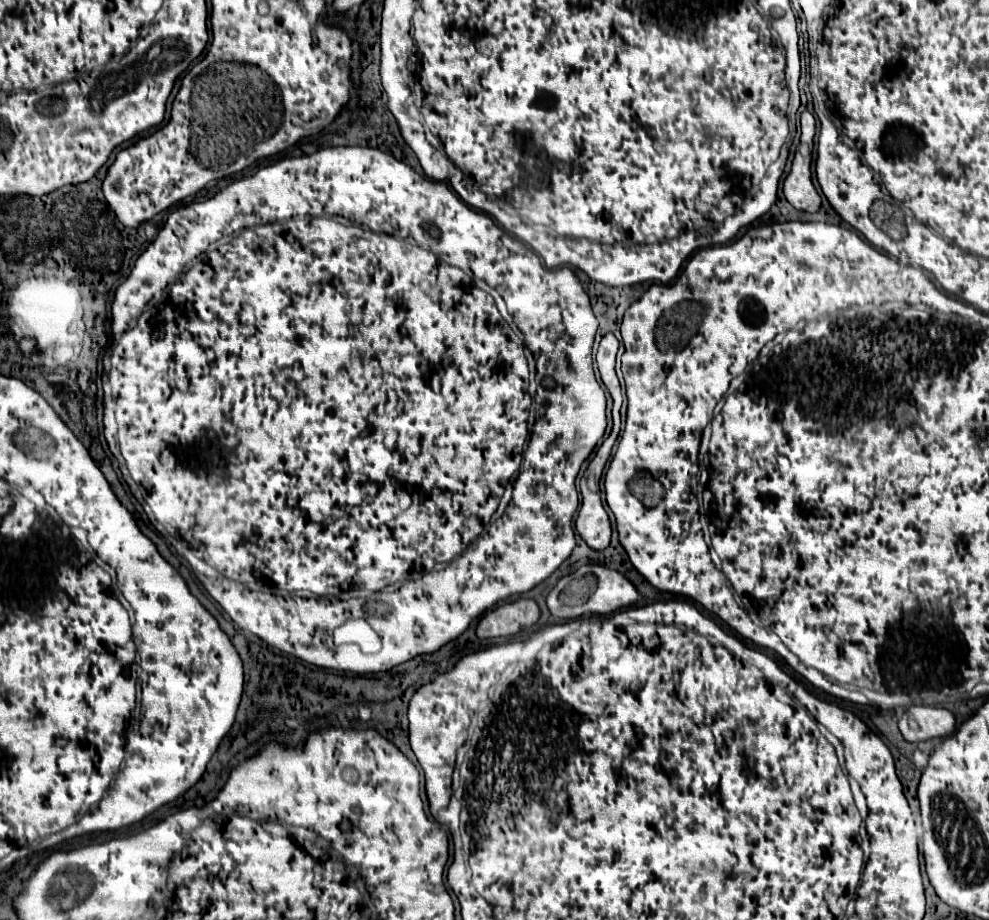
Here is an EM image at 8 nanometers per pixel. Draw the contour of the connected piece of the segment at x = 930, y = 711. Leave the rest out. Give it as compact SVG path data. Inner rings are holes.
M910 706L908 712L900 718L900 732L908 742L946 738L954 730L954 712L940 706Z

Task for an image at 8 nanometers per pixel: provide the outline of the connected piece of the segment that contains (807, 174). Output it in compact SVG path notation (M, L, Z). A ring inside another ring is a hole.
M806 110L800 116L800 144L796 148L790 174L784 180L784 196L796 208L804 212L818 212L820 210L820 196L812 184L812 148L814 148L814 134L816 134L816 120Z

